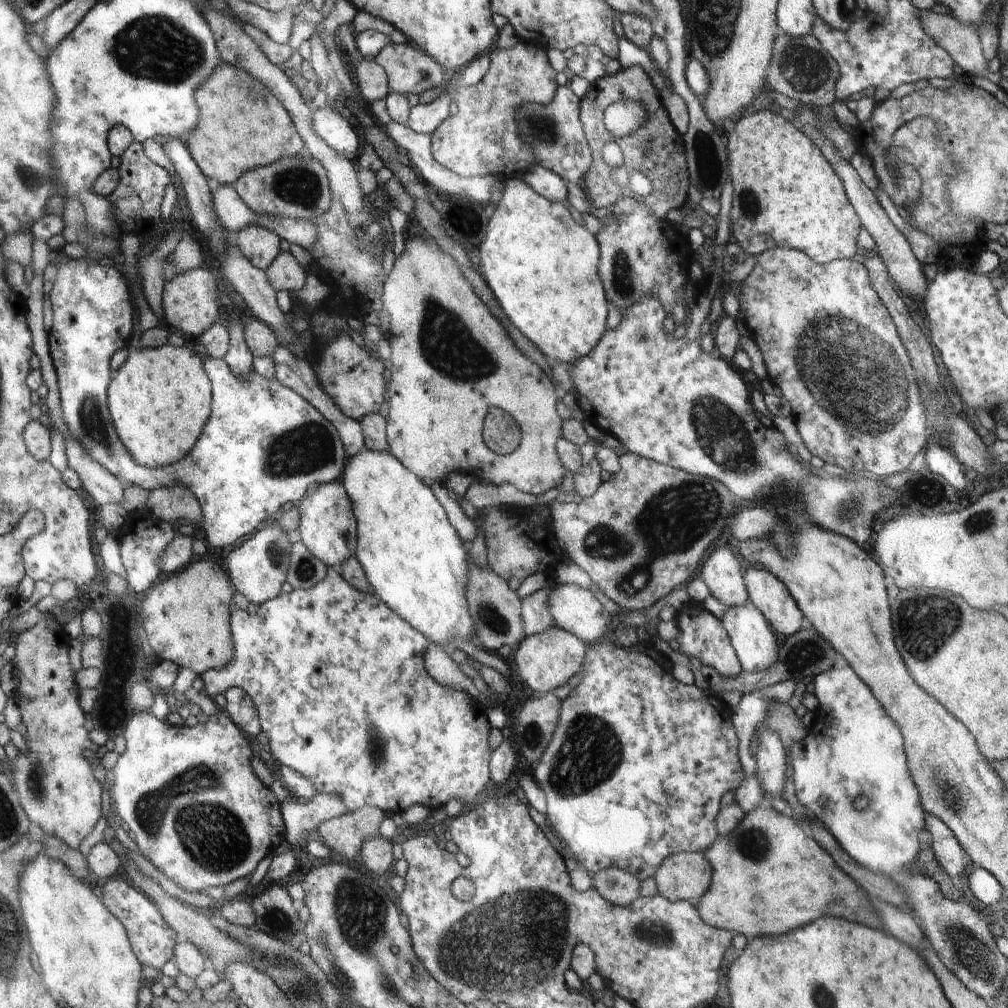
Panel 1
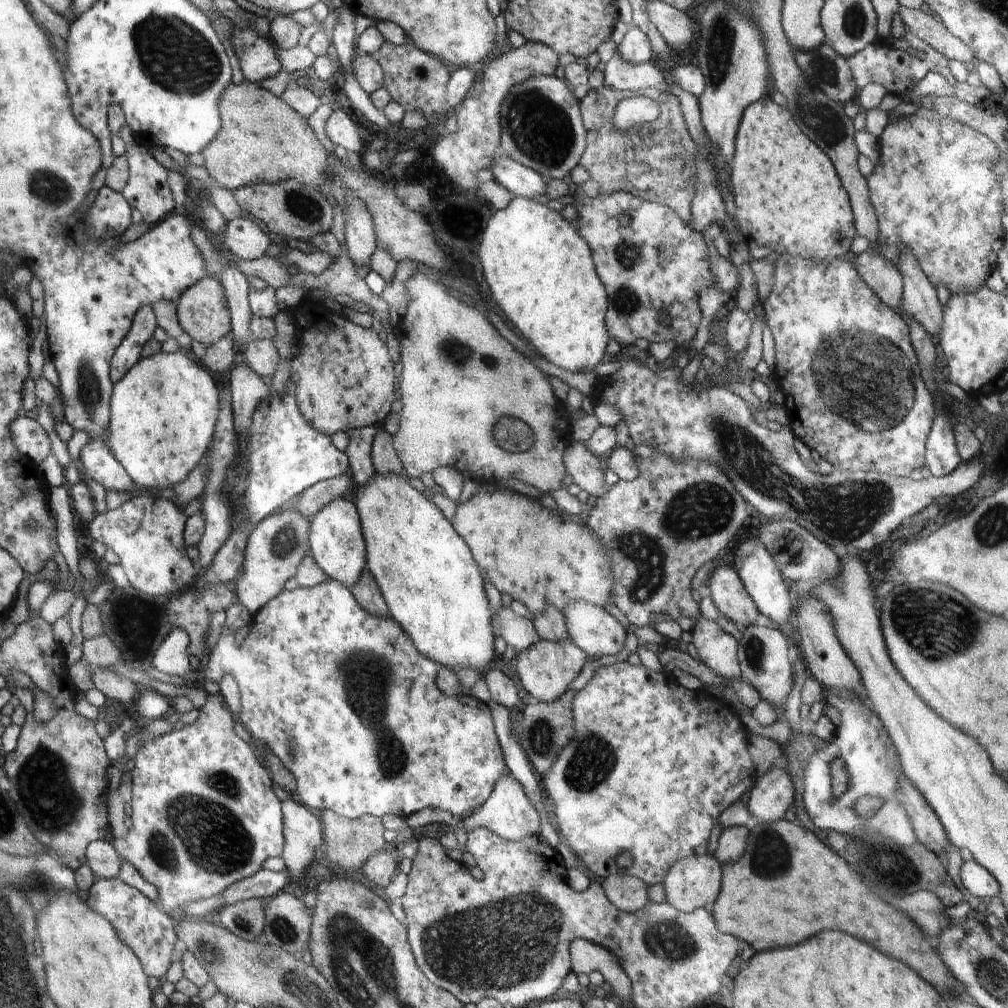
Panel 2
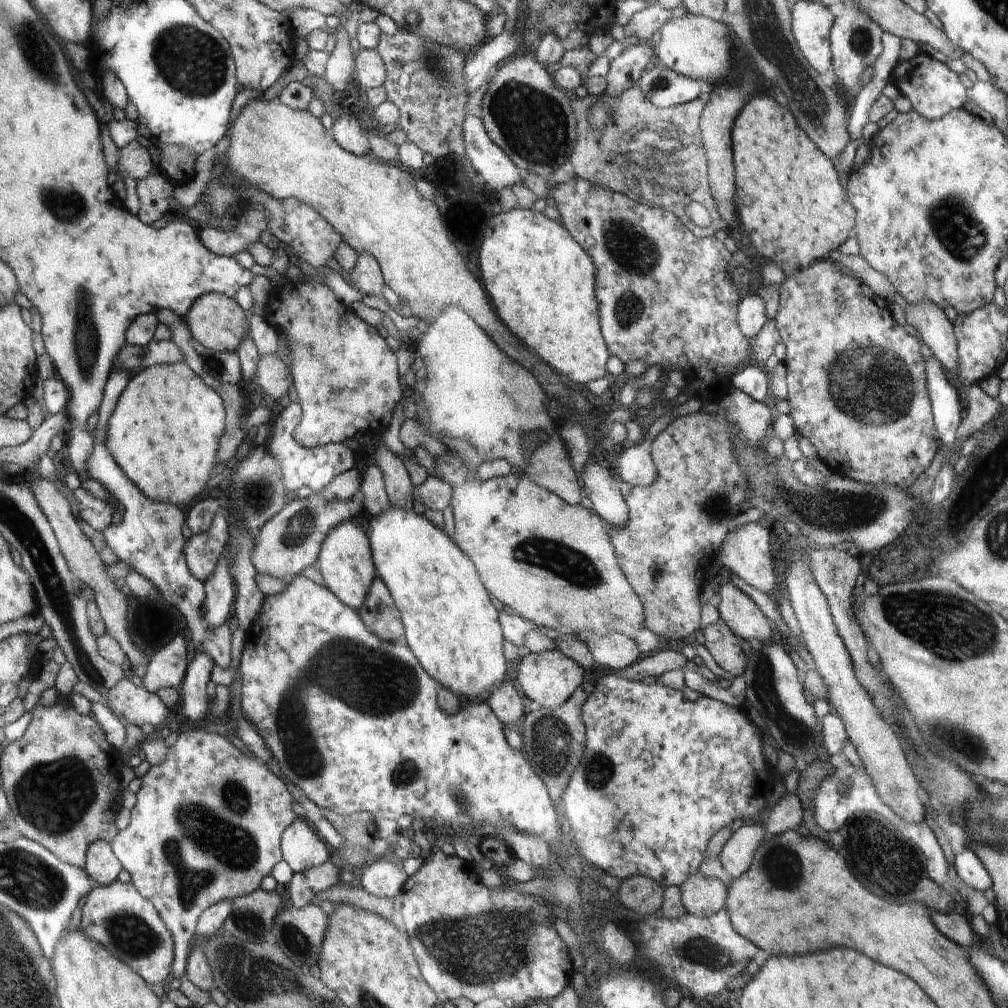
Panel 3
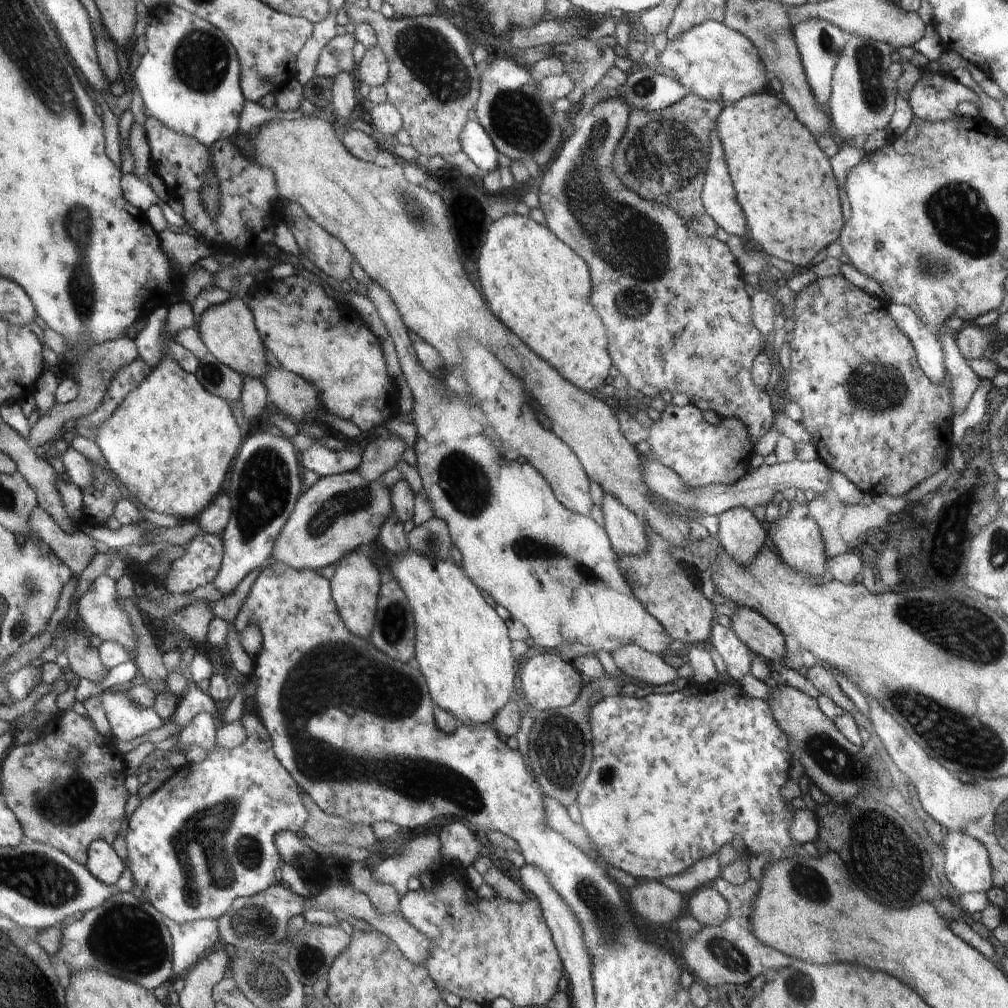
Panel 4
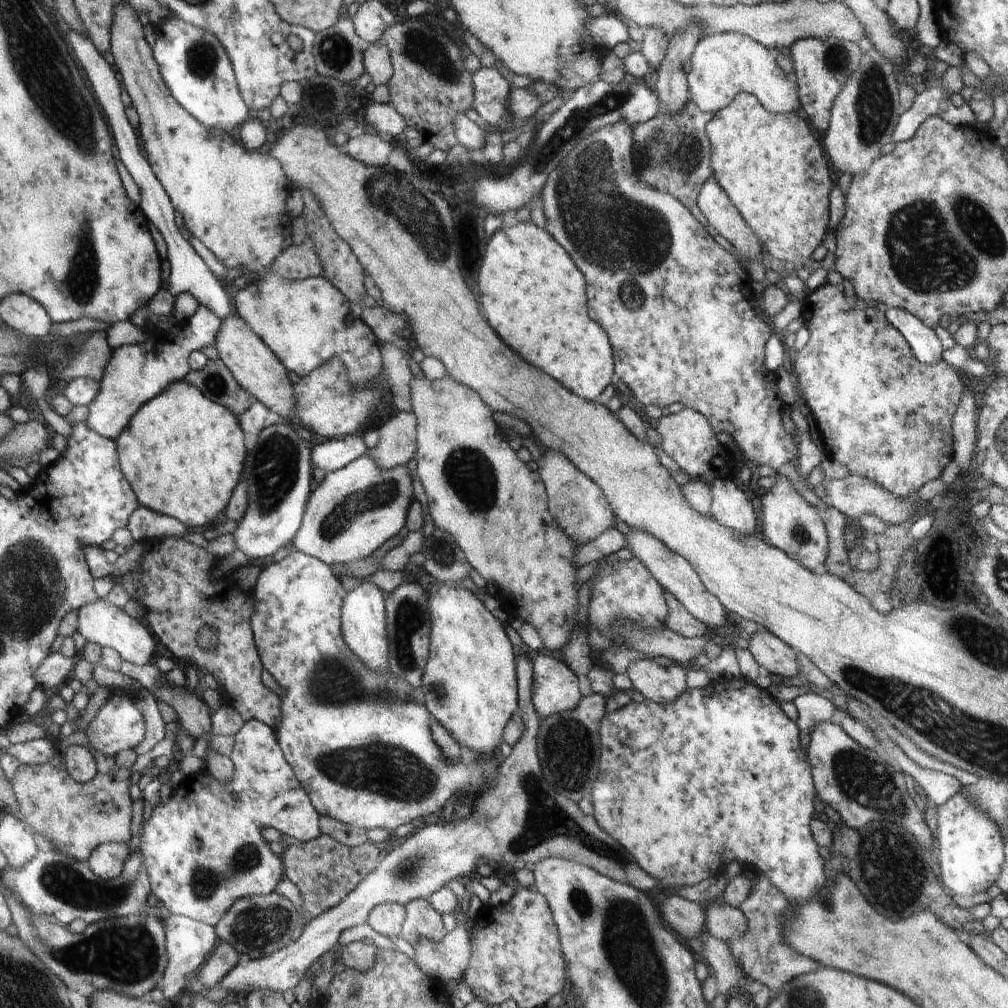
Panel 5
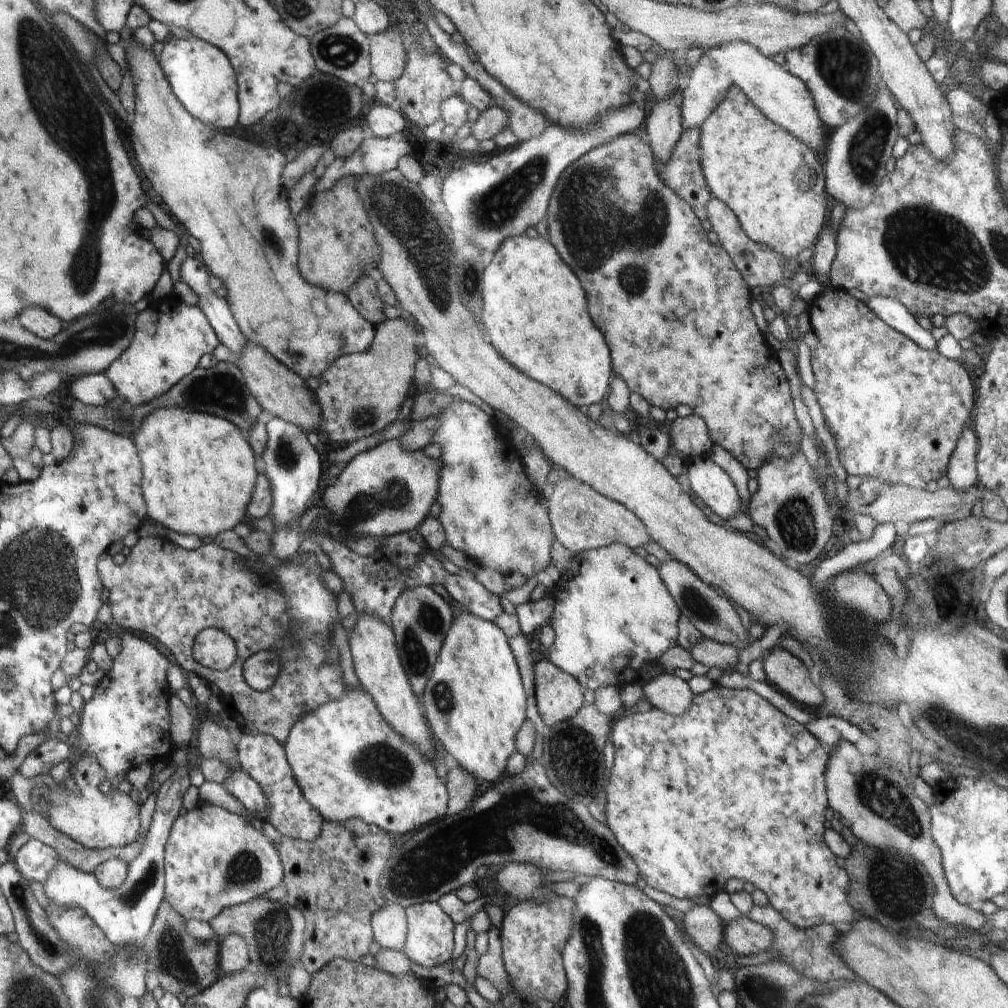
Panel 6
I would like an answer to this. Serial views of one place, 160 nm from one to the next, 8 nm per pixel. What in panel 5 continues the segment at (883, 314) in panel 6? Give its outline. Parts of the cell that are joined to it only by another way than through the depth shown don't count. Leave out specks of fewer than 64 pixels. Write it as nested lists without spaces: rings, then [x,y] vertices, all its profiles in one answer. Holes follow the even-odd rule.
[[[888,307],[887,321],[902,334],[914,356],[925,365],[936,364],[945,351],[936,333],[915,314],[898,307]]]

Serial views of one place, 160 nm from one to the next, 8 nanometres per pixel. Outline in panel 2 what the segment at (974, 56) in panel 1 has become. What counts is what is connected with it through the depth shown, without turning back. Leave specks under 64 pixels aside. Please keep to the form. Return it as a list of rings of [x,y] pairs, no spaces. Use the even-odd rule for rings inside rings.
[[[900,7],[897,13],[905,23],[906,30],[915,34],[920,40],[935,47],[940,54],[950,60],[970,62],[973,50],[944,26],[943,21],[935,15],[926,14],[921,9]]]

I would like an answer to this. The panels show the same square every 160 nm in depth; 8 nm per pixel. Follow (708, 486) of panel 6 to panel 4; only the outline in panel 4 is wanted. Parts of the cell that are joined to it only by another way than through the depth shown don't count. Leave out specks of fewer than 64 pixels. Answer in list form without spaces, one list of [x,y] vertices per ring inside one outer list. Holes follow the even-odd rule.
[[[735,506],[718,515],[718,538],[729,555],[750,564],[762,549],[766,530],[749,508]]]

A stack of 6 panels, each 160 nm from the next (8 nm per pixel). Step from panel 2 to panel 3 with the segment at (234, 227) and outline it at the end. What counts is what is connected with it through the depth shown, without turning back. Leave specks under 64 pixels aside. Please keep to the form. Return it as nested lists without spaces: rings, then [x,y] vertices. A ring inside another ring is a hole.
[[[251,202],[248,212],[231,232],[222,232],[218,229],[206,228],[198,230],[200,242],[212,254],[231,256],[246,249],[244,246],[259,240],[260,233],[267,229],[265,208],[262,203]]]

